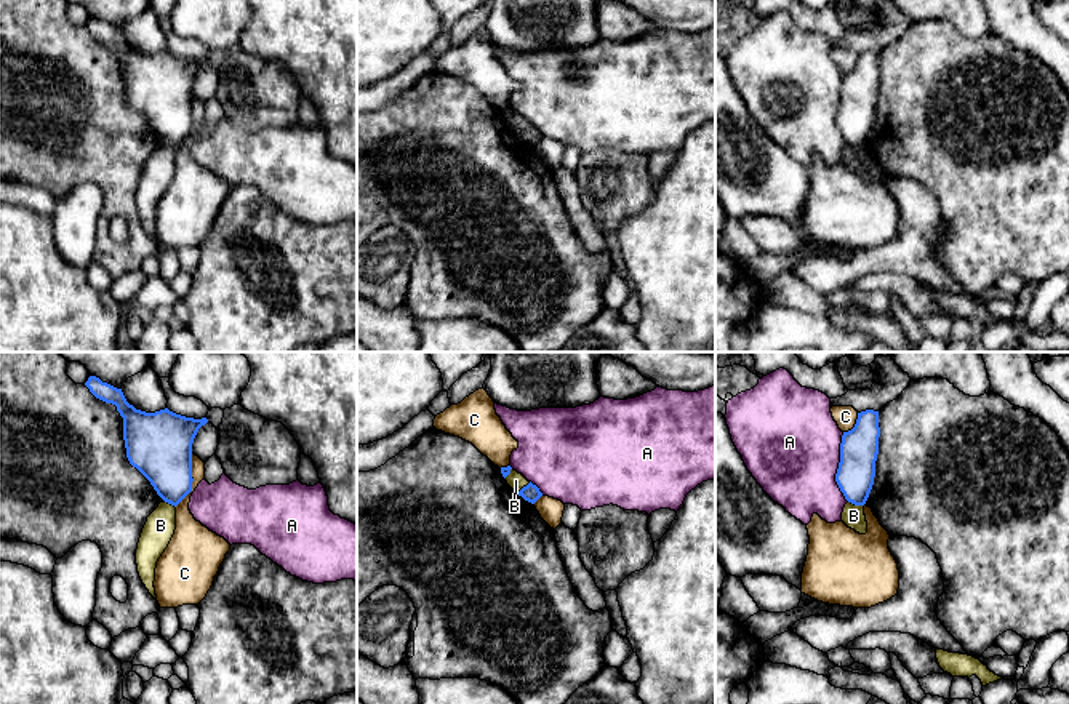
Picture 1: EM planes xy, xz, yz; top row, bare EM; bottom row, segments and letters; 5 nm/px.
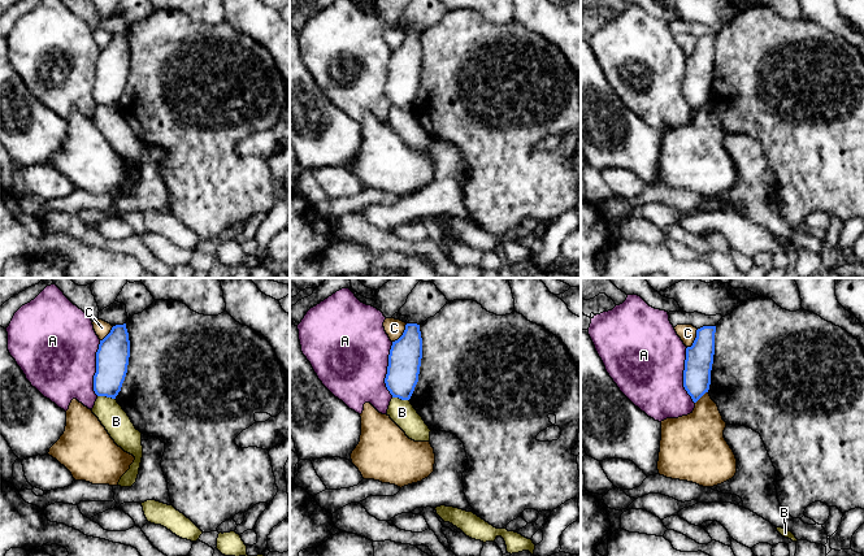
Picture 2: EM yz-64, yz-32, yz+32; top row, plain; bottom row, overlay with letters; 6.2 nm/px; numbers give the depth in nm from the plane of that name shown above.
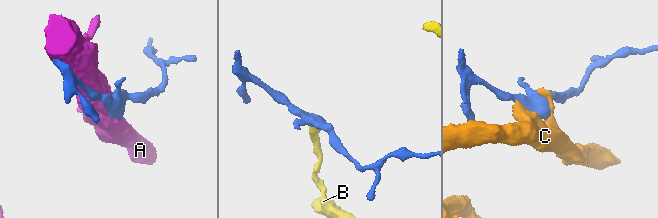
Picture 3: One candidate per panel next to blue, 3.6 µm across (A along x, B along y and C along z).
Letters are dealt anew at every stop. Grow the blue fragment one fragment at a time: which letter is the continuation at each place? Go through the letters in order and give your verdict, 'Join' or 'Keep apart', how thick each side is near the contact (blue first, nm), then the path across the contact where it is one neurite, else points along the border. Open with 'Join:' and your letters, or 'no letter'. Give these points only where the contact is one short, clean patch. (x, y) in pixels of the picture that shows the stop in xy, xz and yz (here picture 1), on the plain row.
Join: no letter
A: Keep apart. Thickness 190 nm (blue) against 480 nm
B: Keep apart. Thickness 190 nm (blue) against 110 nm. Boundary: yz (848, 143), (863, 148)
C: Keep apart. Thickness 320 nm (blue) against 130 nm

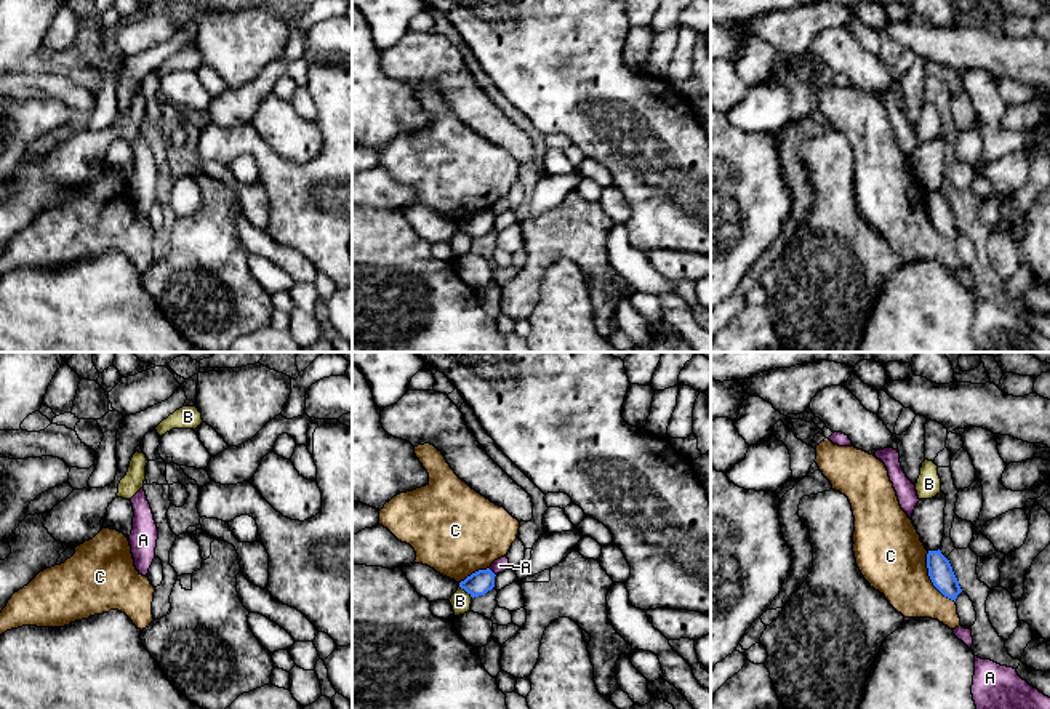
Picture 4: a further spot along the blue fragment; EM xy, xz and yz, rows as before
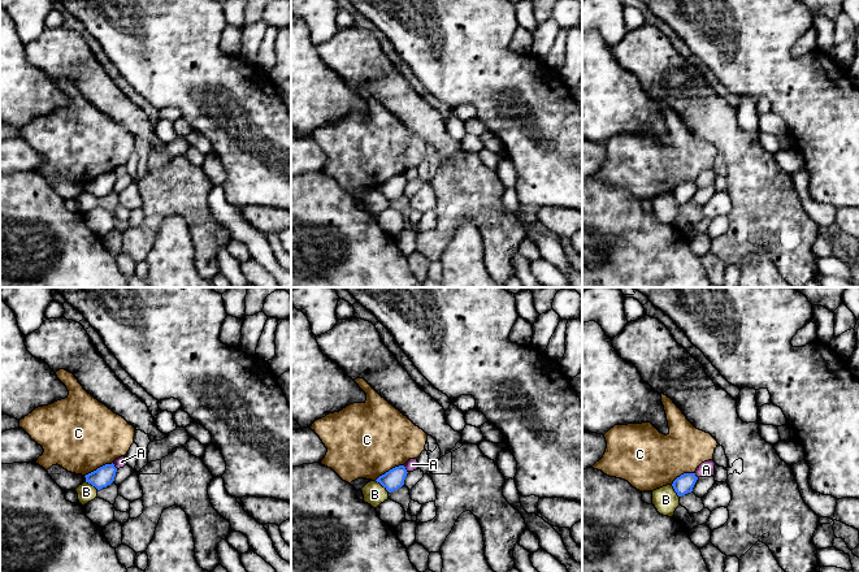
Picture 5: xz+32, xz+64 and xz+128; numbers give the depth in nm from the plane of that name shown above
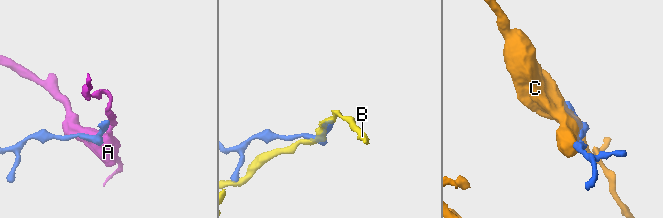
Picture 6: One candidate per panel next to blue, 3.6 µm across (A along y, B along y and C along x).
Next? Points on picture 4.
Join: no letter
A: Keep apart. Thickness 120 nm (blue) against 70 nm. Boundary: xz (488, 210), (495, 216)
B: Keep apart. Thickness 120 nm (blue) against 100 nm
C: Keep apart. Thickness 120 nm (blue) against 340 nm

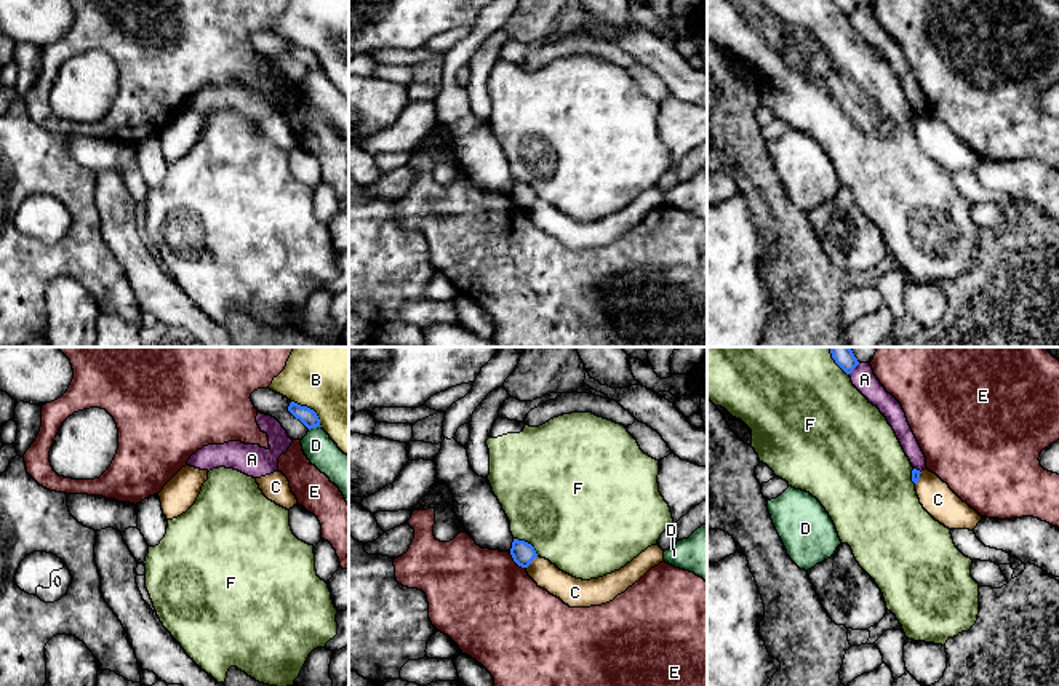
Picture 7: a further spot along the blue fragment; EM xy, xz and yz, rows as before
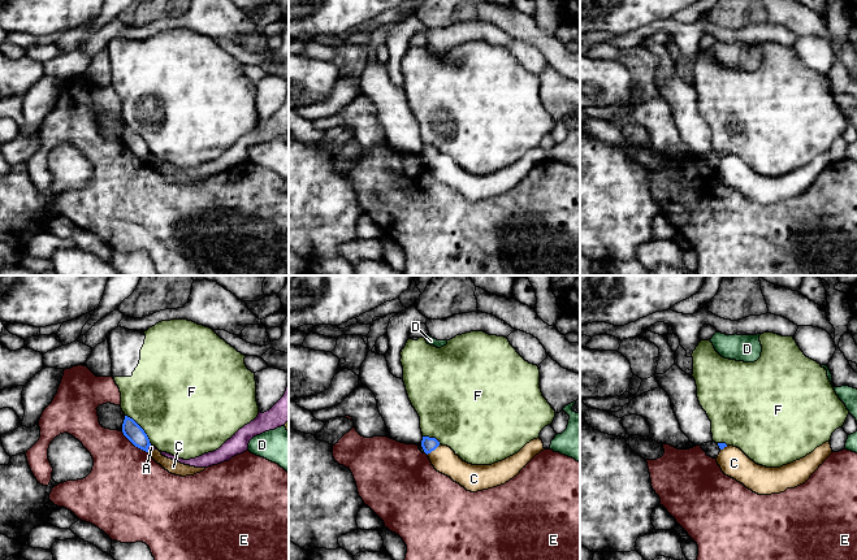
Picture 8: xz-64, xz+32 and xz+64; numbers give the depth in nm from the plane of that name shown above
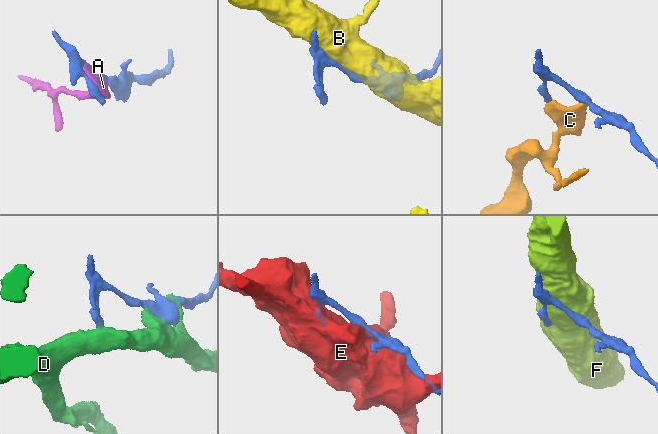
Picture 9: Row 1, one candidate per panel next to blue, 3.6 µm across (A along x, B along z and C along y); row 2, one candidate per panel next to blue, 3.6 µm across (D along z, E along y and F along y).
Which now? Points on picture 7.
Join: no letter
A: Keep apart. Thickness 70 nm (blue) against 120 nm
B: Keep apart. Thickness 90 nm (blue) against 360 nm
C: Keep apart. Thickness 120 nm (blue) against 140 nm. Boundary: xz (538, 199), (527, 210)
D: Keep apart. Thickness 90 nm (blue) against 160 nm
E: Keep apart. Thickness 120 nm (blue) against 500 nm
F: Keep apart. Thickness 120 nm (blue) against 500 nm

